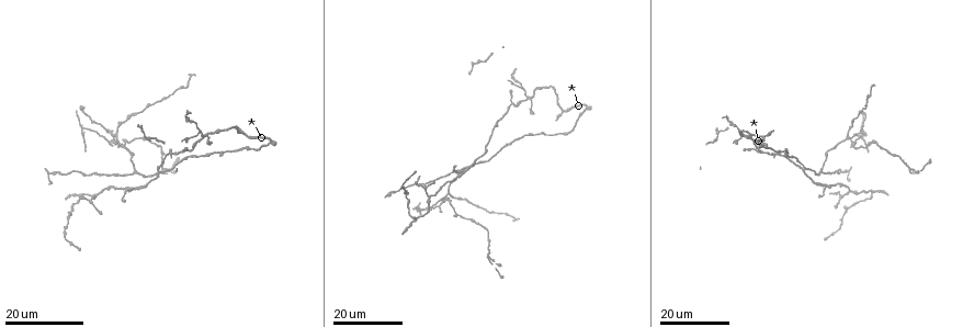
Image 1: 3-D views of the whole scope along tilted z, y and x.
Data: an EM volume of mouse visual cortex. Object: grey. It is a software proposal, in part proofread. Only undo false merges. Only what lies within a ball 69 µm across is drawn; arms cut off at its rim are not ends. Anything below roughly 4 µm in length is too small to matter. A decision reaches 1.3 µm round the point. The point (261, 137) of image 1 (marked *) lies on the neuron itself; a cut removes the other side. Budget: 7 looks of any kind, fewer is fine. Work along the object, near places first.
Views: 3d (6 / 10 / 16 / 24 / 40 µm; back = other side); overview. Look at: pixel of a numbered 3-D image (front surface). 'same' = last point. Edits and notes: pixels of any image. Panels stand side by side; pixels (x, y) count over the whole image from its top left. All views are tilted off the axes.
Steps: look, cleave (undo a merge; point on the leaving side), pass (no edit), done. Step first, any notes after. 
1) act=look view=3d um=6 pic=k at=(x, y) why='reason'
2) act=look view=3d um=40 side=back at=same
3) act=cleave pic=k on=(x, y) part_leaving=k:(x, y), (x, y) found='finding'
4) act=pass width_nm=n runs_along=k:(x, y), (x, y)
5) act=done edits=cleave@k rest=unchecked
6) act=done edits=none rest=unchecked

act=look view=3d um=16 pic=1 at=(444, 199) why='four or more arms meet'

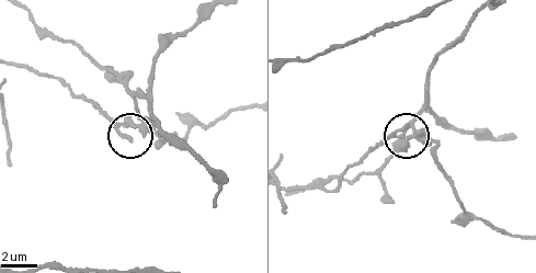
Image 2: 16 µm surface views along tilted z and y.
act=look view=3d um=6 pic=2 at=(139, 127)

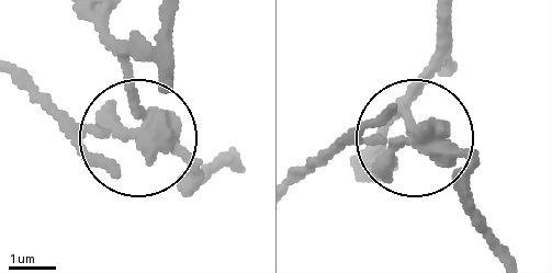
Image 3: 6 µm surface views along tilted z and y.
act=cleave pic=3 on=(102, 106) found='a second neuron is stuck on'

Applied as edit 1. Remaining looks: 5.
act=look view=overview why='see it whole again'

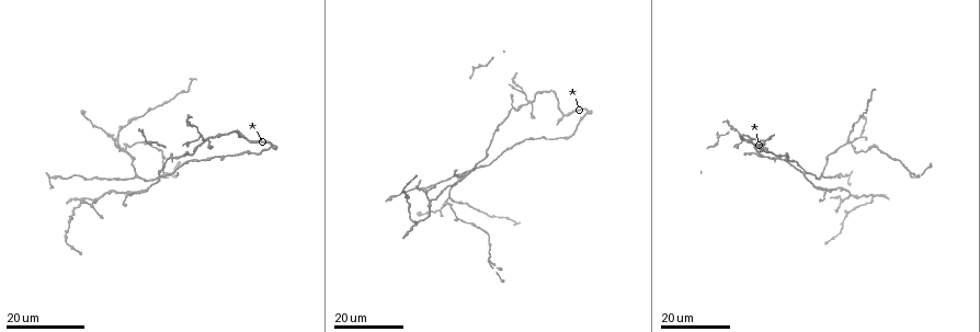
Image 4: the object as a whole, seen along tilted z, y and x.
act=look view=3d um=24 pic=4 at=(131, 190) why='branch point'

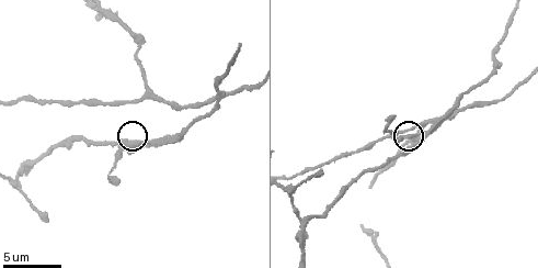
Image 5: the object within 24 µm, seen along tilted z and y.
act=look view=3d um=6 pic=5 at=(139, 143)

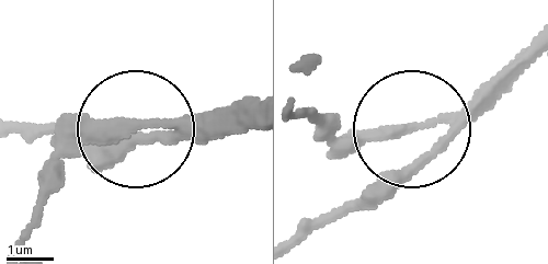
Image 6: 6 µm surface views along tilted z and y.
act=pass width_nm=230 runs_along=6:(525, 46), (454, 113), (316, 141) found='one neuron here'

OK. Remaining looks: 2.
act=look view=3d um=6 pic=5 at=(423, 124) why='branch point'

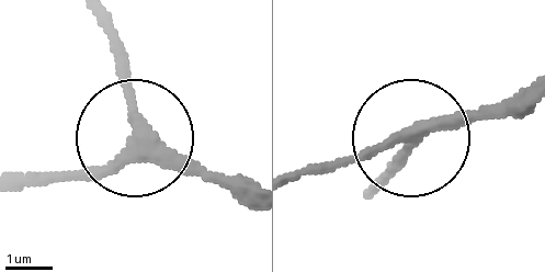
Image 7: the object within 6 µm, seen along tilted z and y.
act=pass arms=3 runs_along=7:(530, 89), (321, 168) found='one neuron here'

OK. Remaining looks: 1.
act=done edits=cleave@3 rest=unchecked

